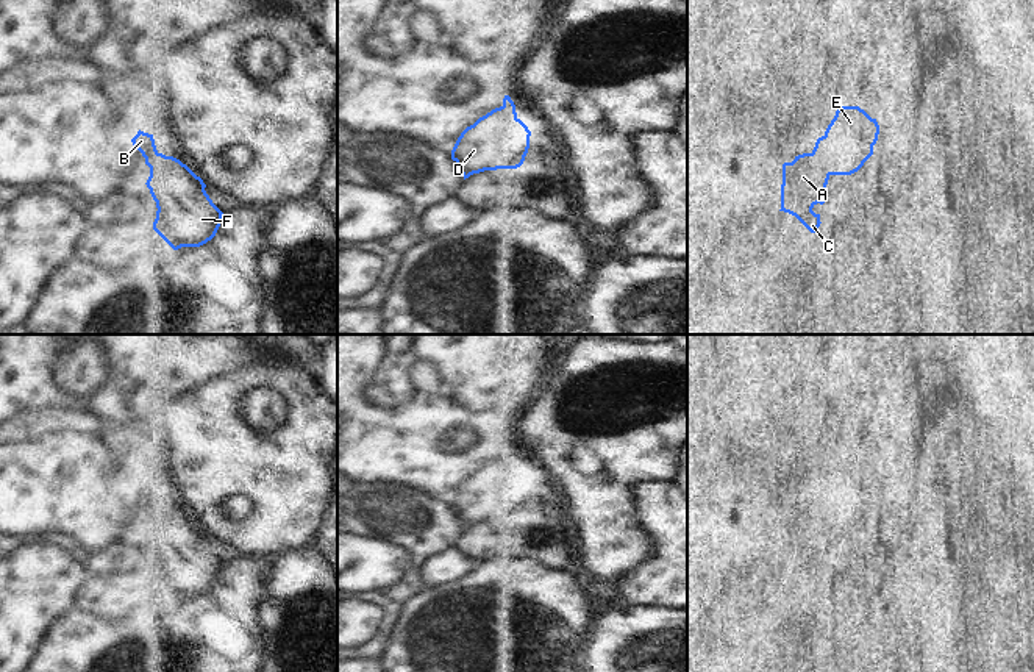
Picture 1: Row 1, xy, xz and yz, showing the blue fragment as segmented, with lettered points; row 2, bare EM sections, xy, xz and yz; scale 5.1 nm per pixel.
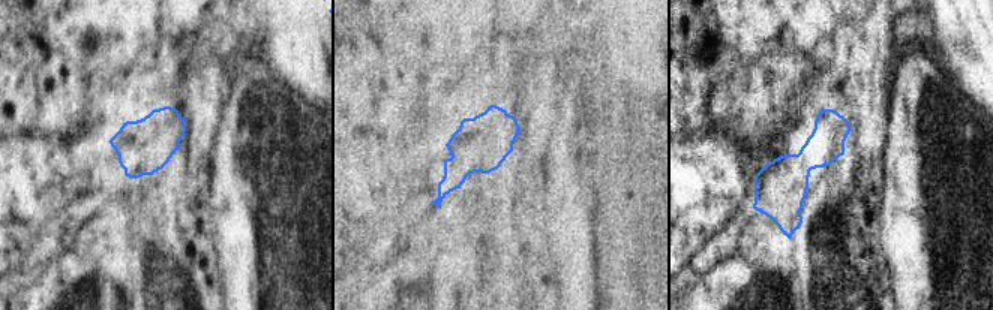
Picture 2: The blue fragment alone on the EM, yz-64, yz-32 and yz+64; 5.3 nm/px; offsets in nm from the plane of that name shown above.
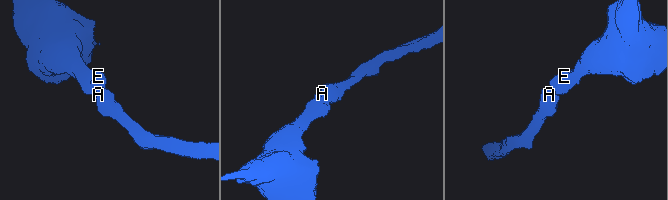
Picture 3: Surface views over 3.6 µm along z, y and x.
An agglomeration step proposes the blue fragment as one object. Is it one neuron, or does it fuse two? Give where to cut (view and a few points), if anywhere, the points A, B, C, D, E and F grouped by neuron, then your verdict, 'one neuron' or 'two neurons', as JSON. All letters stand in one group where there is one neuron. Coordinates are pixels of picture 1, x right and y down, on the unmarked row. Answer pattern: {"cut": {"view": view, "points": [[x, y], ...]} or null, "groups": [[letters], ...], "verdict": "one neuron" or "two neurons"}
{"cut": null, "groups": [["A", "B", "C", "D", "E", "F"]], "verdict": "one neuron"}

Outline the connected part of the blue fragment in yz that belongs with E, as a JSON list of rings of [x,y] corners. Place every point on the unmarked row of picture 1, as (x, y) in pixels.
[[[839,456],[811,503],[783,514],[781,559],[795,566],[811,583],[820,577],[812,558],[825,553],[831,525],[851,525],[873,505],[879,475],[859,456]]]

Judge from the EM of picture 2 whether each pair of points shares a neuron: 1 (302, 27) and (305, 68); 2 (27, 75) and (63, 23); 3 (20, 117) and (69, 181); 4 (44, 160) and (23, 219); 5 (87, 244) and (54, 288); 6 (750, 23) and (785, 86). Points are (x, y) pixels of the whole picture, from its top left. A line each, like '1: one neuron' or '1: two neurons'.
1: two neurons
2: two neurons
3: two neurons
4: one neuron
5: two neurons
6: two neurons

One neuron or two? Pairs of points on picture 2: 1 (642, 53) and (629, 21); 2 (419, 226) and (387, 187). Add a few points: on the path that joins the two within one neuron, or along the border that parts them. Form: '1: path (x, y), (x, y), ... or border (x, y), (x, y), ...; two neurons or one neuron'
1: border (617, 33), (645, 38), (653, 45); two neurons
2: border (423, 204), (410, 217); two neurons

